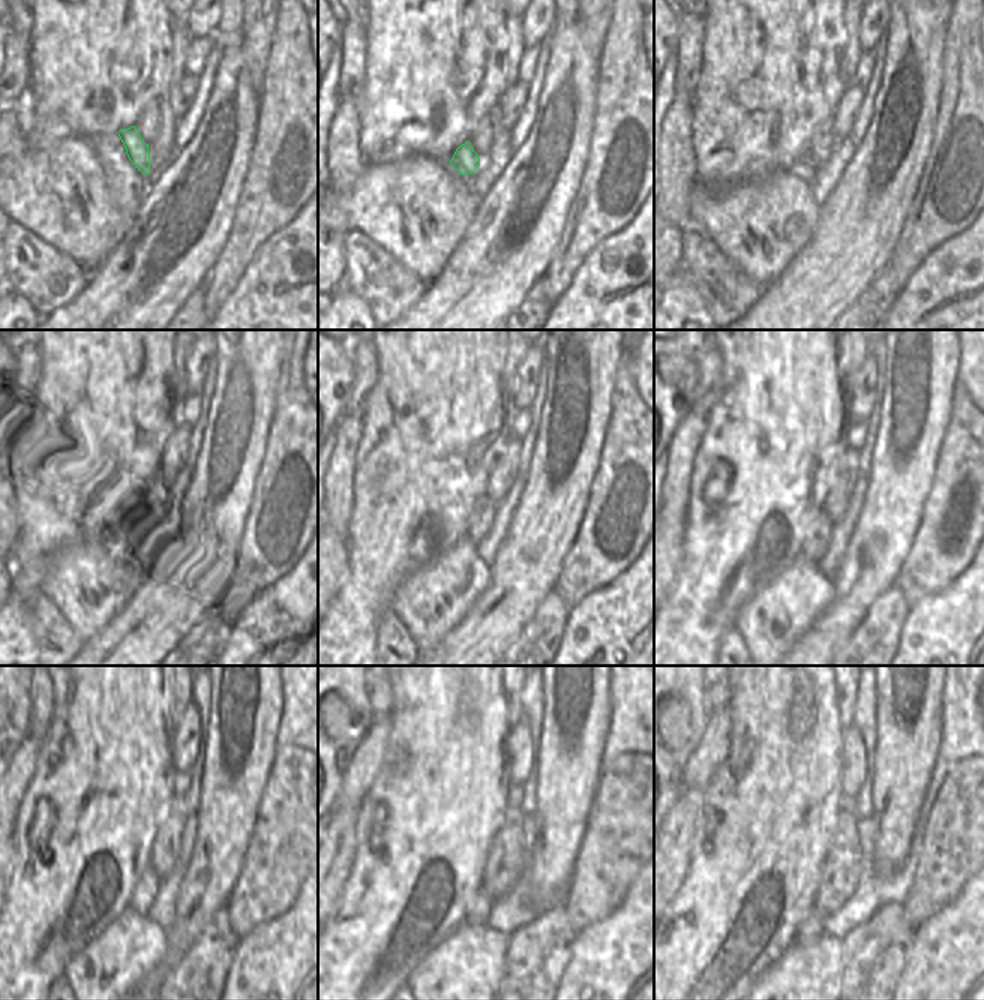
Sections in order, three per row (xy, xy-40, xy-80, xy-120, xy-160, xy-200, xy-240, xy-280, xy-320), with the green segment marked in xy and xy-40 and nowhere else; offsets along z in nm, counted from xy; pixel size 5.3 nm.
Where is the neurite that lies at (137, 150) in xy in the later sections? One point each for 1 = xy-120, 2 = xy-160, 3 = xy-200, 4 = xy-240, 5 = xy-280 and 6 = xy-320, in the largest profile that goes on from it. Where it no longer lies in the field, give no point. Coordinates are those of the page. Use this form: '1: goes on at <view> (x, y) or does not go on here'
1: goes on at xy-120 (141, 510)
2: goes on at xy-160 (480, 520)
3: goes on at xy-200 (818, 538)
4: goes on at xy-240 (144, 891)
5: goes on at xy-280 (479, 907)
6: goes on at xy-320 (812, 928)

